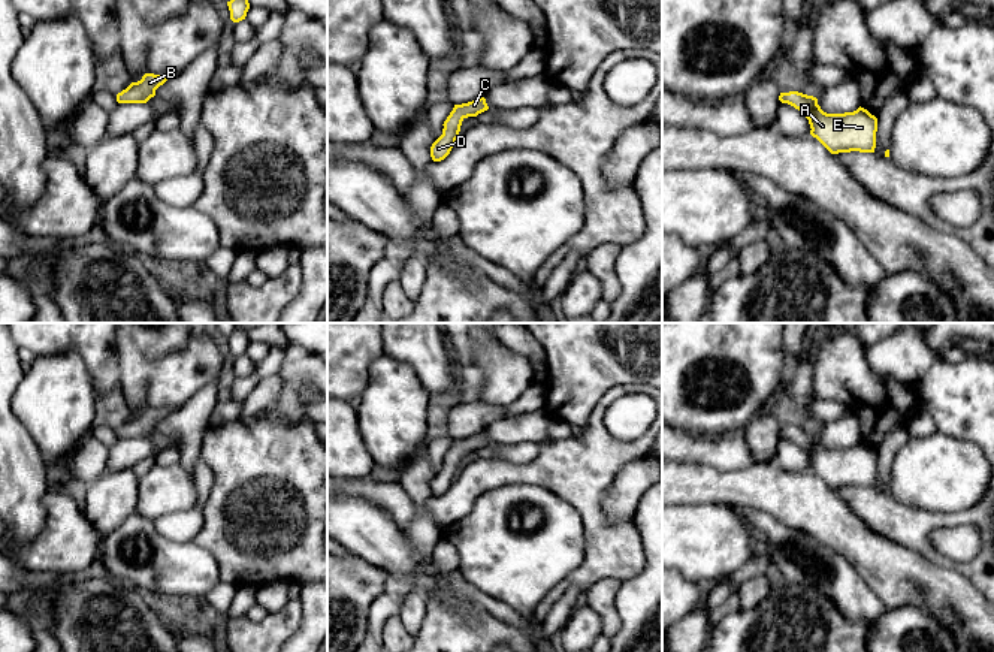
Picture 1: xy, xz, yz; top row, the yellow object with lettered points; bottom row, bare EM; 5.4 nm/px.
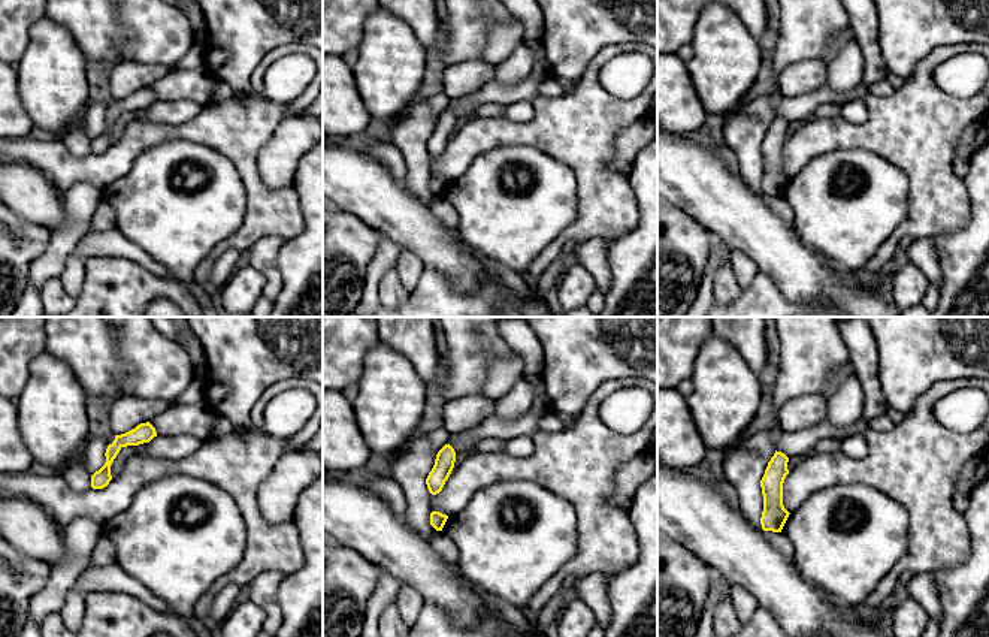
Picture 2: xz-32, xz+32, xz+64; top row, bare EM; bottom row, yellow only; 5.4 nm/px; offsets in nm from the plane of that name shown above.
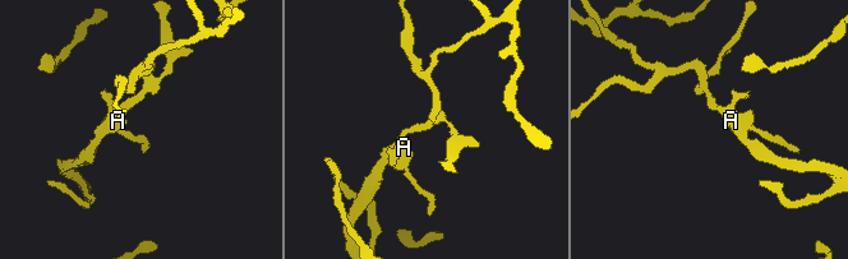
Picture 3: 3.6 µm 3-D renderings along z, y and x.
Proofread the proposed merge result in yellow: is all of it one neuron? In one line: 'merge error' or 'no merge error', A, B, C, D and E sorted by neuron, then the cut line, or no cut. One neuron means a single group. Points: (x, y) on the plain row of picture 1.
no merge error; A B C D E; no cut

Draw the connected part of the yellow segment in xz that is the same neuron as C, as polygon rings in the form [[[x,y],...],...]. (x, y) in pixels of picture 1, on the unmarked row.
[[[484,432],[468,438],[454,440],[453,446],[442,459],[442,470],[430,482],[432,495],[441,496],[450,489],[456,474],[459,473],[460,461],[465,453],[477,452],[487,444],[489,441]]]

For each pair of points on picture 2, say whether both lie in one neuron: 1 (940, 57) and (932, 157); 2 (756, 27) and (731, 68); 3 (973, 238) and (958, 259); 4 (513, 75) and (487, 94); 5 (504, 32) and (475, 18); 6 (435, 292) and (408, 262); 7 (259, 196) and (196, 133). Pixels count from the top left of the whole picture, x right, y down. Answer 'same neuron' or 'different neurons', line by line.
1: same neuron
2: different neurons
3: same neuron
4: different neurons
5: different neurons
6: different neurons
7: same neuron

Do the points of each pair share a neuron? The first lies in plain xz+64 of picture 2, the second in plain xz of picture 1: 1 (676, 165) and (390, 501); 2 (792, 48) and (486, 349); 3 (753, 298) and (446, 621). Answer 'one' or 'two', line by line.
1: two
2: two
3: one

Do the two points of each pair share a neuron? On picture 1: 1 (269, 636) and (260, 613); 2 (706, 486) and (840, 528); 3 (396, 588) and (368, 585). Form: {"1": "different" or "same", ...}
{"1": "different", "2": "same", "3": "different"}

